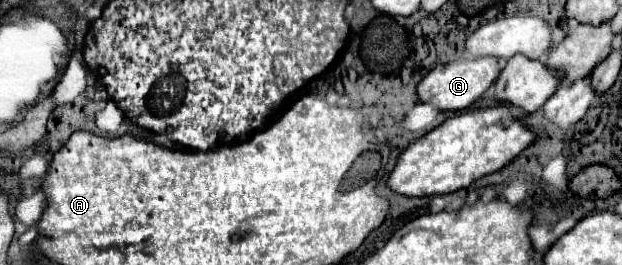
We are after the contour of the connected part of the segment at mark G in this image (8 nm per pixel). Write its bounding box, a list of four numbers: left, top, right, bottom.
[416,57,500,111]

